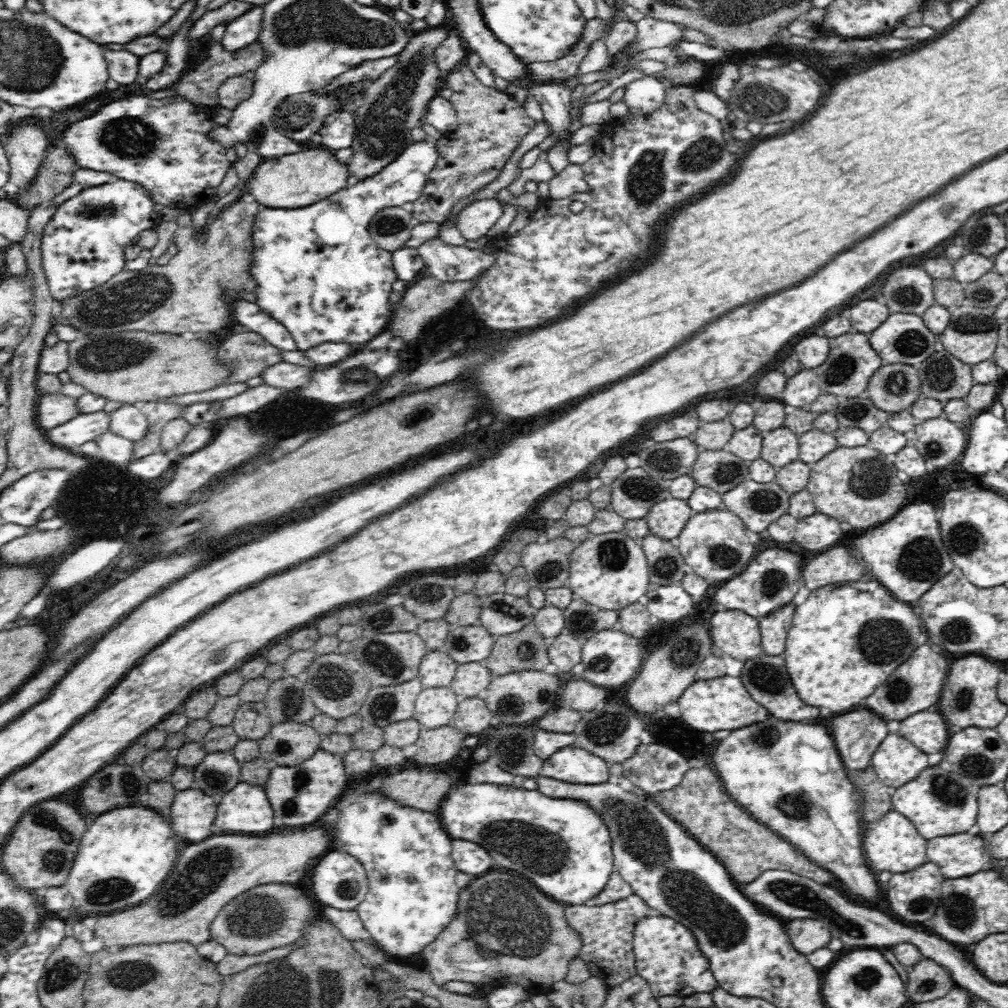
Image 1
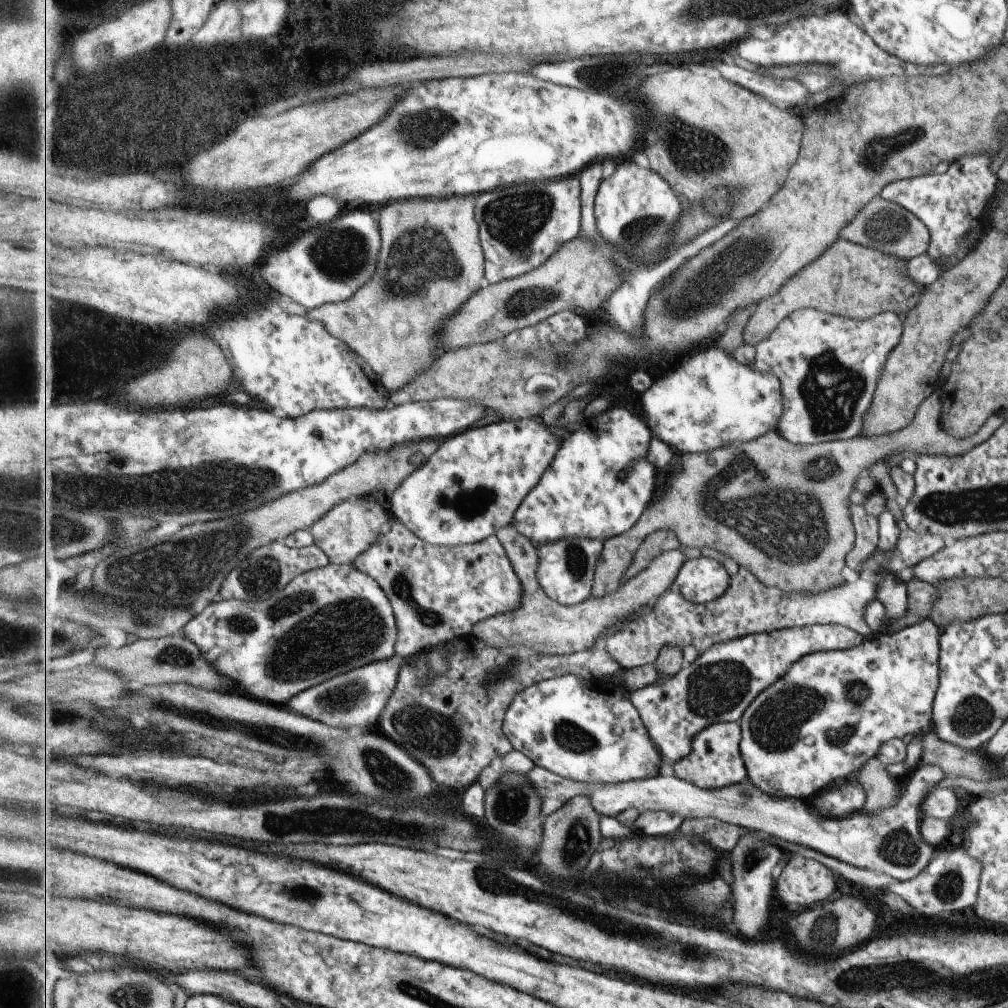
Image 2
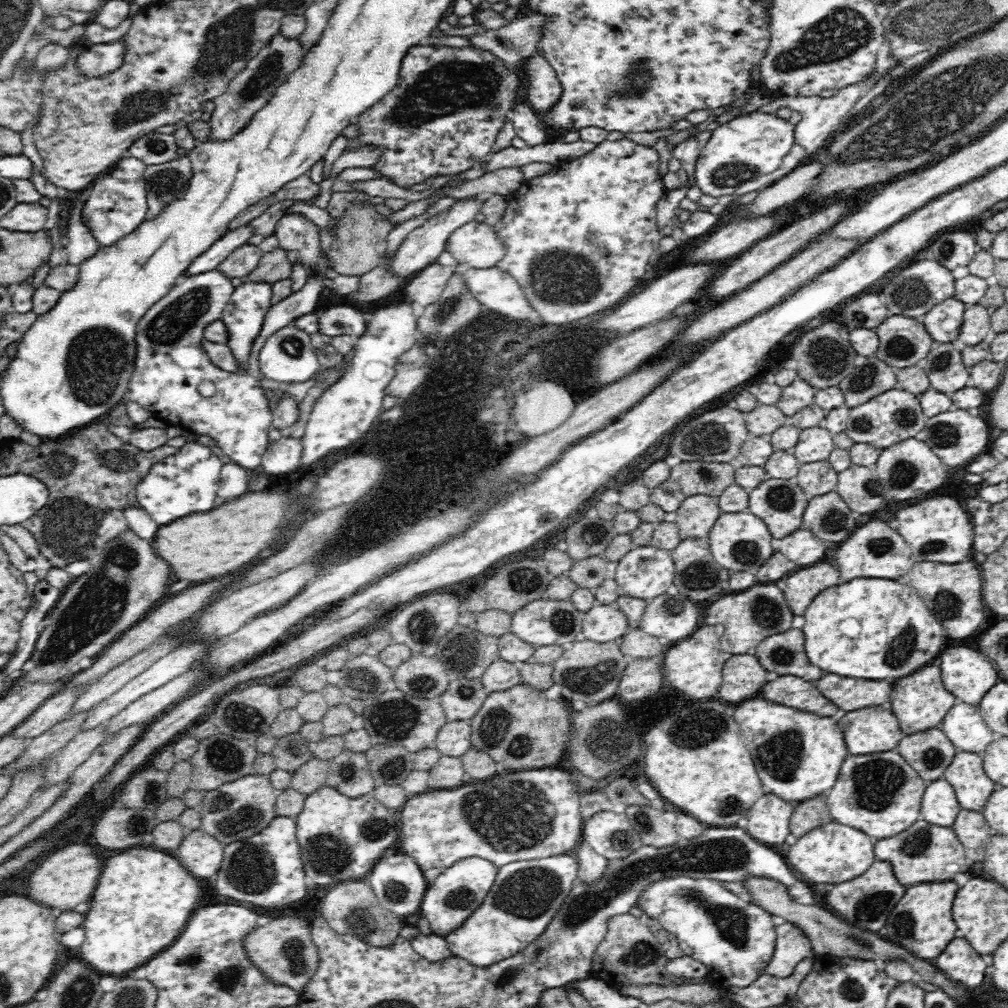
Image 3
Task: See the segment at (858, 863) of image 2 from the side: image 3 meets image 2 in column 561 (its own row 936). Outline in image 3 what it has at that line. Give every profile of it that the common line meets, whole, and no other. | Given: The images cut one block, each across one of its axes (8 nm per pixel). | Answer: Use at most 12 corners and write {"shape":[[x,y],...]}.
{"shape":[[777,921],[775,948],[762,976],[792,976],[817,955],[806,933]]}

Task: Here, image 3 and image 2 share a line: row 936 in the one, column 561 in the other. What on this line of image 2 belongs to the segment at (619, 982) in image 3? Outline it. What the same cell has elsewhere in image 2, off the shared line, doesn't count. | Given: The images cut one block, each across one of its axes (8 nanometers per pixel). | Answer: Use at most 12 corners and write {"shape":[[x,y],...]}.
{"shape":[[513,523],[497,536],[523,584],[519,610],[470,637],[541,656],[593,648],[675,584],[683,548],[663,552],[617,592],[561,606]]}

